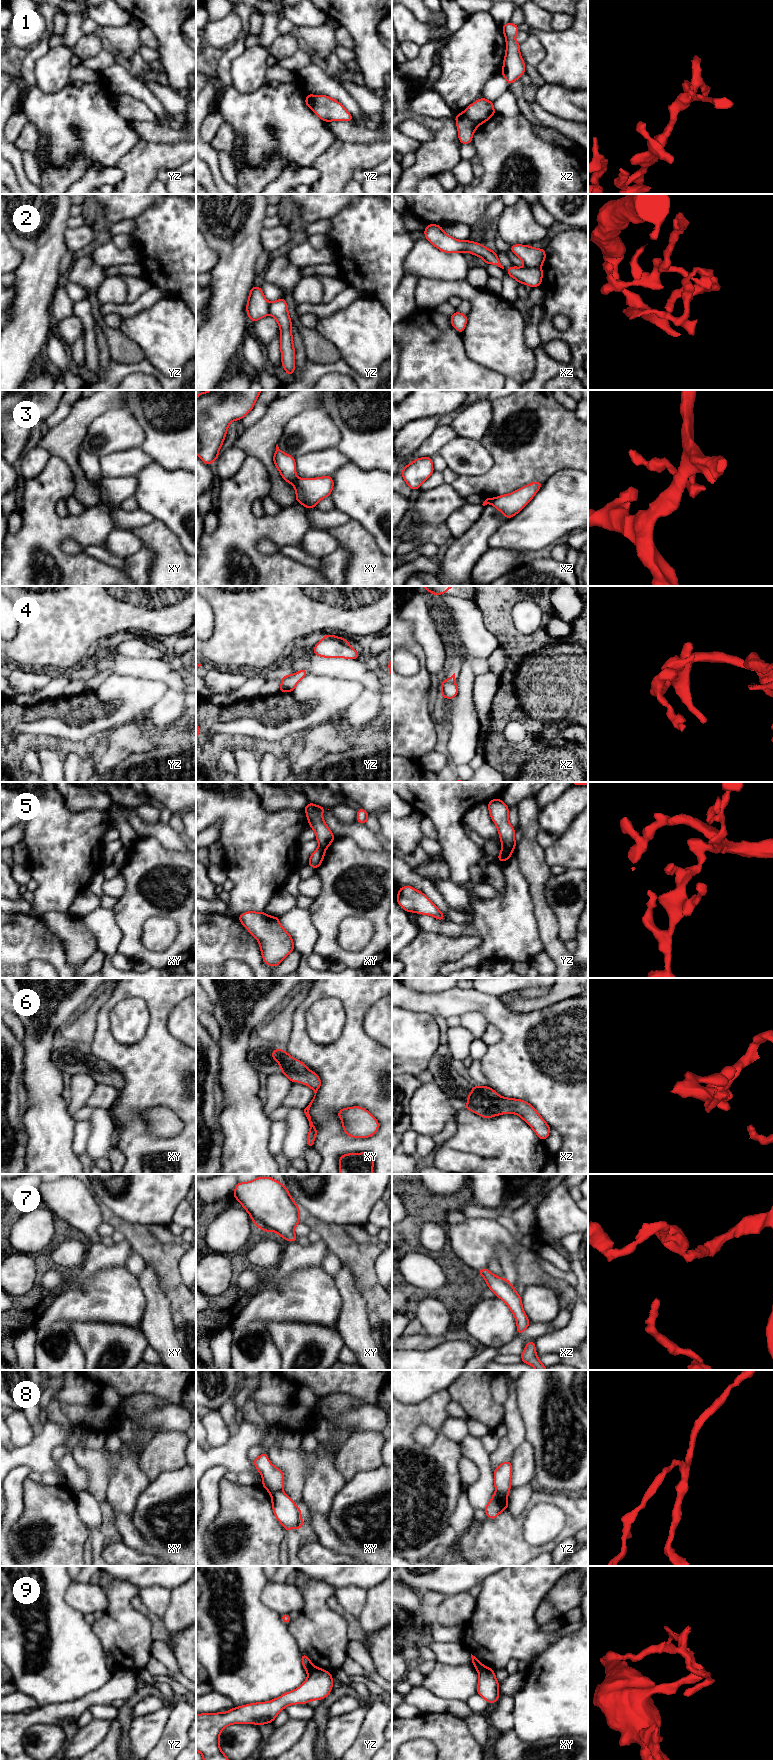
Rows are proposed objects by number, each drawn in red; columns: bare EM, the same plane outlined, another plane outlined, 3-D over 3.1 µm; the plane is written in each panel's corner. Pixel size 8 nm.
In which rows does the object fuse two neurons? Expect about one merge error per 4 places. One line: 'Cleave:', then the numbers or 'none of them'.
Cleave: 1, 2, 3, 5, 8, 9

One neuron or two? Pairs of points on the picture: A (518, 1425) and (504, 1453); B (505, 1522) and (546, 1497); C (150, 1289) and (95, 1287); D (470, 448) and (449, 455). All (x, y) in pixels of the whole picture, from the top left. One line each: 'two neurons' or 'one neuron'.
A: one neuron
B: one neuron
C: two neurons
D: one neuron

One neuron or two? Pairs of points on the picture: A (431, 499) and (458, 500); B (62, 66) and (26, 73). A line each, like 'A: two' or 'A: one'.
A: one
B: two

